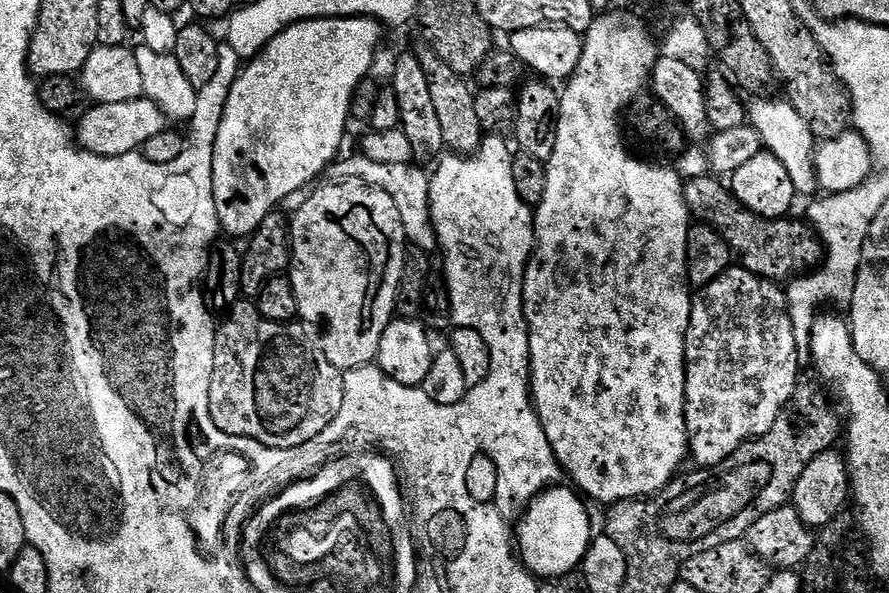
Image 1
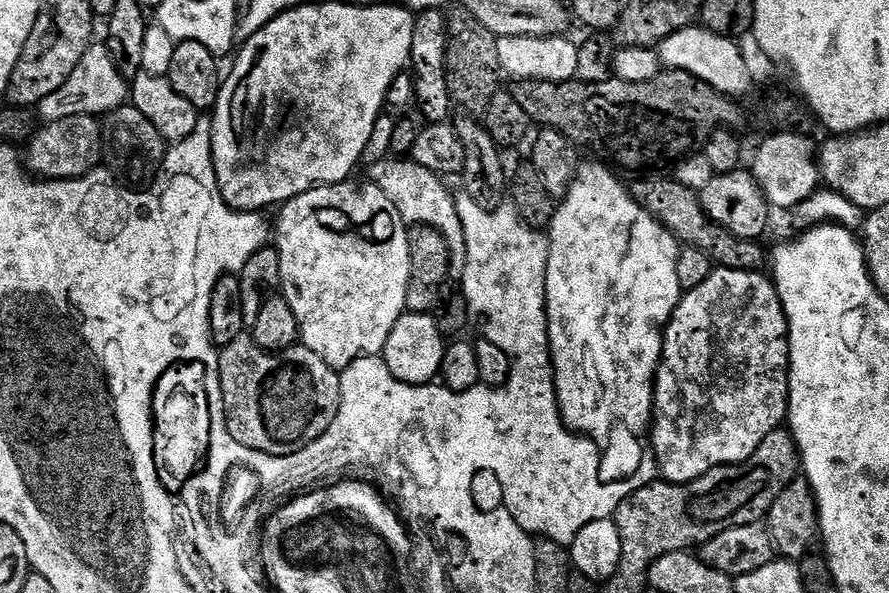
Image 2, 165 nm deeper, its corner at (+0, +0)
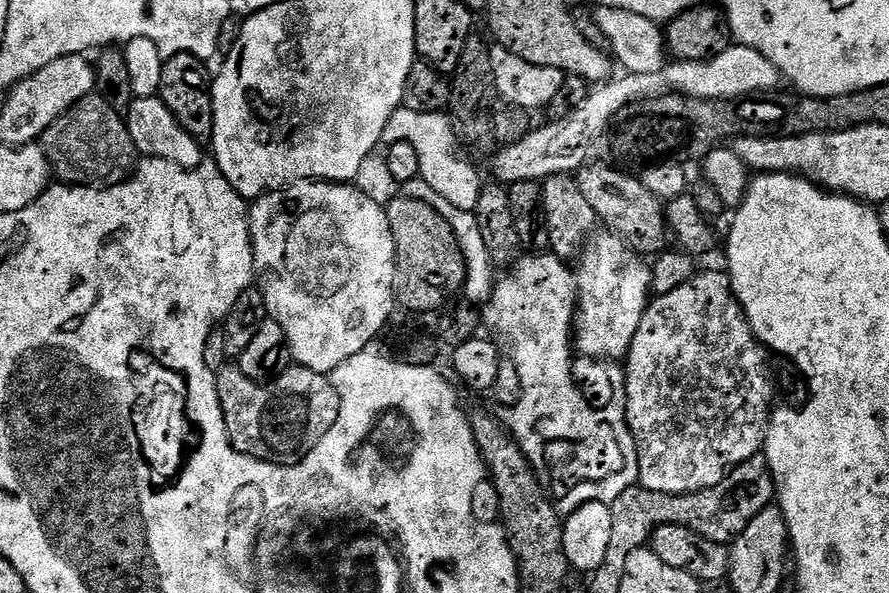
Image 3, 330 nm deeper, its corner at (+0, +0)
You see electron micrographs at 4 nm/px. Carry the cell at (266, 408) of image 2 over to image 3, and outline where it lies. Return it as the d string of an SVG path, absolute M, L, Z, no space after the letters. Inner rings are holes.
M225 366L216 373L216 389L220 399L220 409L225 415L229 442L243 455L250 455L264 464L291 465L306 458L316 445L326 437L326 430L338 422L340 399L331 379L325 373L309 368L289 366L281 376L274 380L261 382L246 378L238 366Z

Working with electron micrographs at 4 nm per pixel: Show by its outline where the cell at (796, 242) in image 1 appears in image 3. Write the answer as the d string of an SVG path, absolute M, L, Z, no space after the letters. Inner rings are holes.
M589 162L580 169L575 177L578 186L582 190L582 195L586 198L586 202L590 202L590 210L594 210L597 221L607 231L617 235L633 252L645 257L652 258L657 254L665 251L664 236L666 237L666 208L659 198L654 194L650 194L650 190L646 190L643 179L627 176L619 167L611 168L608 164L595 164Z

